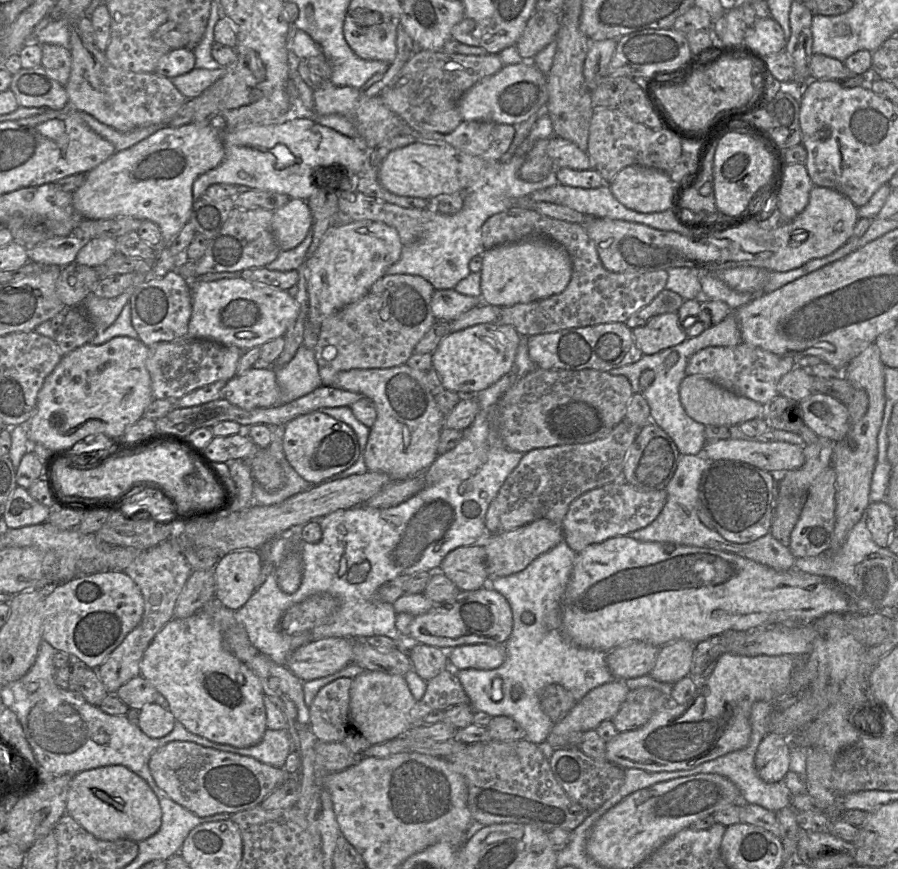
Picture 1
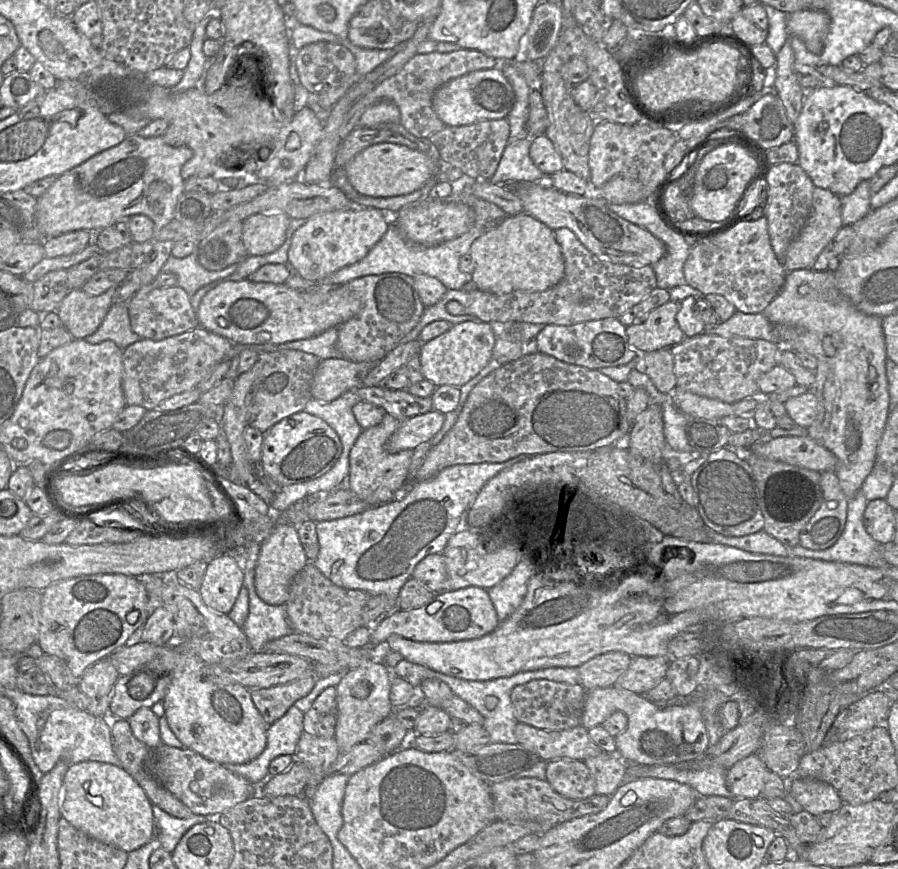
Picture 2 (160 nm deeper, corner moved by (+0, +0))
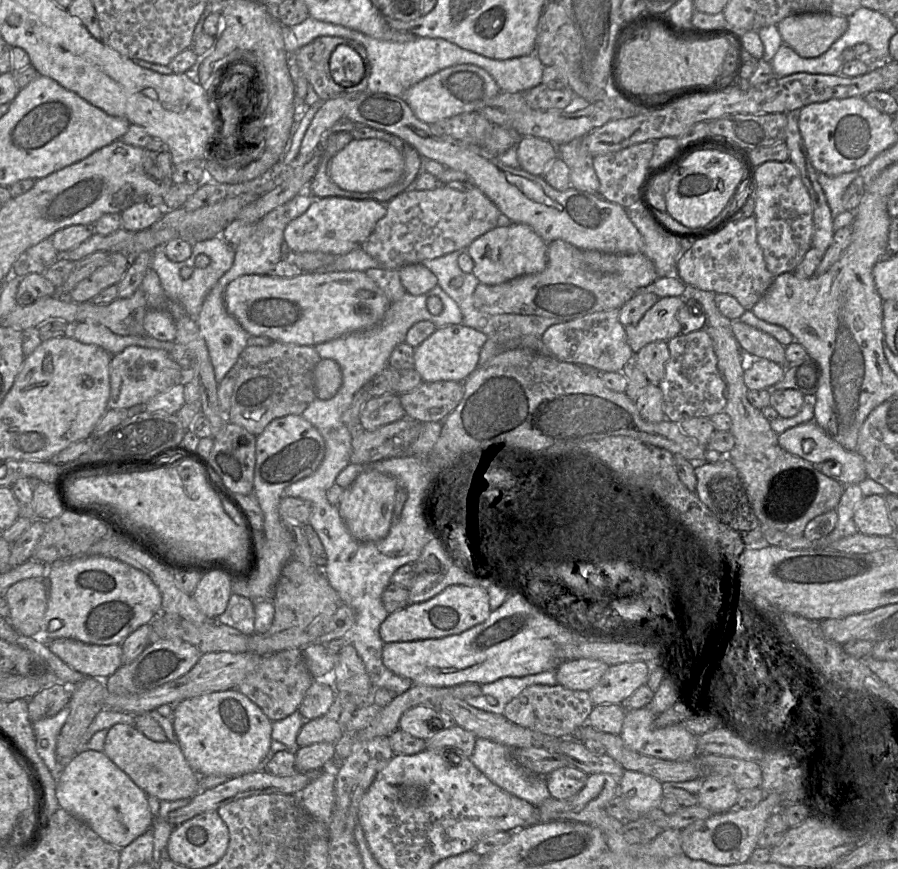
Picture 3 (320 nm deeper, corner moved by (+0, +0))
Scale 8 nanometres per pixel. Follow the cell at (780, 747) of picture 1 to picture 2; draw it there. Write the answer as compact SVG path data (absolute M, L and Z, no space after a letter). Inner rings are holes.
M753 753L728 769L727 787L734 798L759 798L762 796L767 770L758 754Z

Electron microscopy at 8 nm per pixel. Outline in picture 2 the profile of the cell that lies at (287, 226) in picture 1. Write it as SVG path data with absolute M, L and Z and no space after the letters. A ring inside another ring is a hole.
M257 213L243 221L242 238L248 255L266 255L285 241L291 218L285 213Z

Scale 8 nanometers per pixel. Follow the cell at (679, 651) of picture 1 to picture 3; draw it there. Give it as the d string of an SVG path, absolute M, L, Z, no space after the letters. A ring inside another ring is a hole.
M645 662L609 666L599 683L589 691L594 706L624 703L639 687L646 685L649 669Z

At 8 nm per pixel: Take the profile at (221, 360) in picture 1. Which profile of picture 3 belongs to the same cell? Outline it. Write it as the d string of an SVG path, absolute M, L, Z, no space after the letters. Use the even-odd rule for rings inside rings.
M129 346L112 355L110 361L110 395L108 409L128 409L138 404L146 404L157 394L178 383L183 383L183 371L170 355L161 349Z

